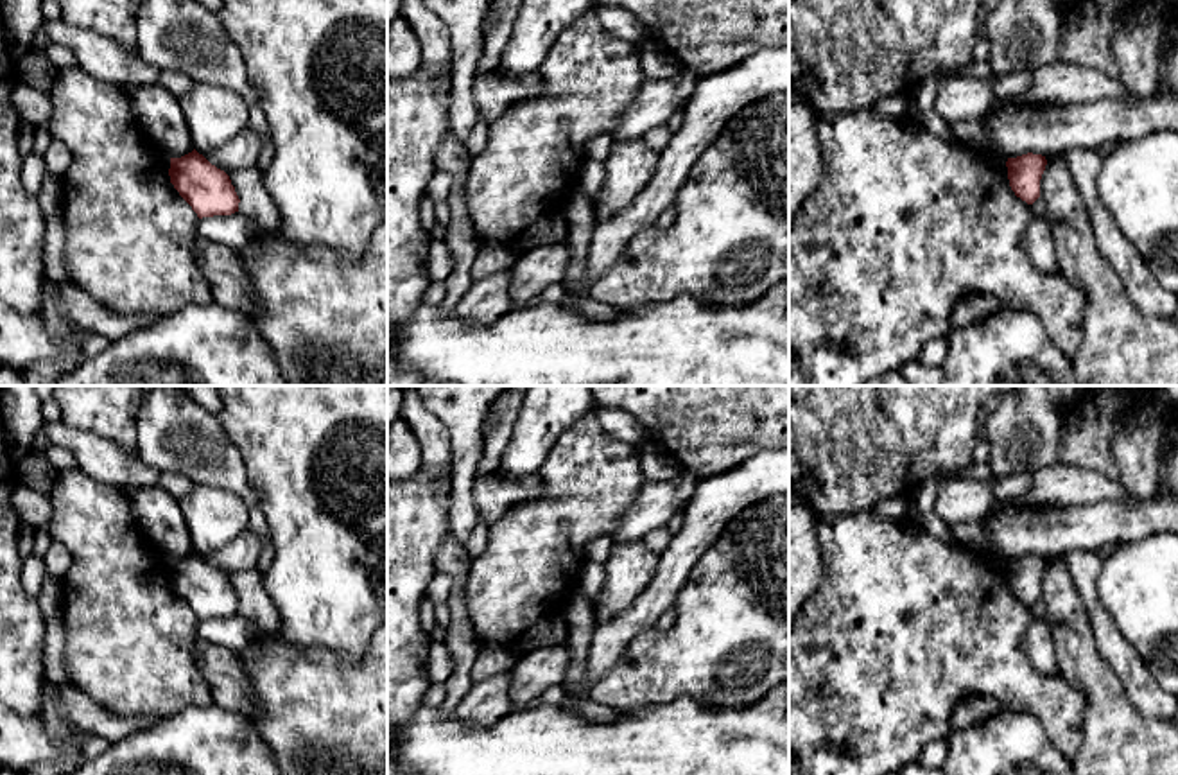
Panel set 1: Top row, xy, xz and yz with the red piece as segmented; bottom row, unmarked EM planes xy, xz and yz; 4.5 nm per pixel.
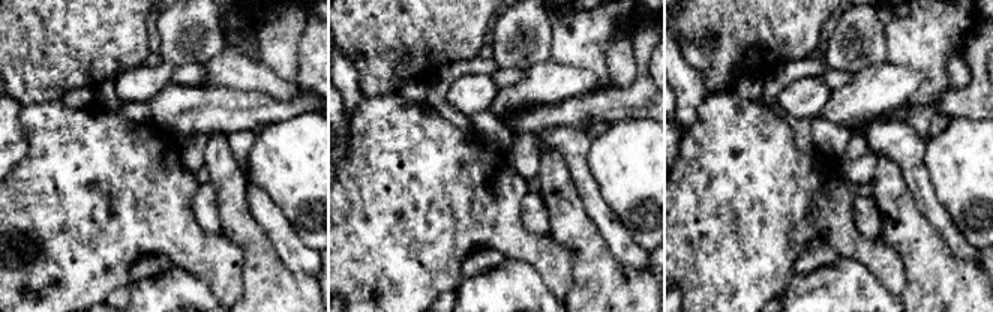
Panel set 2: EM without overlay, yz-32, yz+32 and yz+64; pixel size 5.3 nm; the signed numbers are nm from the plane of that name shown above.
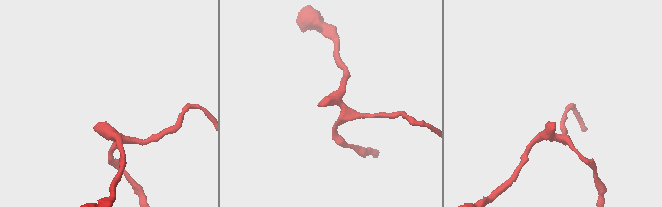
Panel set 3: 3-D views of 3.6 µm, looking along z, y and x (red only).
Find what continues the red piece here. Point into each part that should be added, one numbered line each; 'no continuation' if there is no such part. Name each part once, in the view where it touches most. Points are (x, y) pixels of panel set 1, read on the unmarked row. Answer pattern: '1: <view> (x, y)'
no continuation

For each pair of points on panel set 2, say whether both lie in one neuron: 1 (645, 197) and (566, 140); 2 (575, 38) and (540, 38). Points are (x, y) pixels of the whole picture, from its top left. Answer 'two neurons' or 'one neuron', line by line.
1: two neurons
2: two neurons

